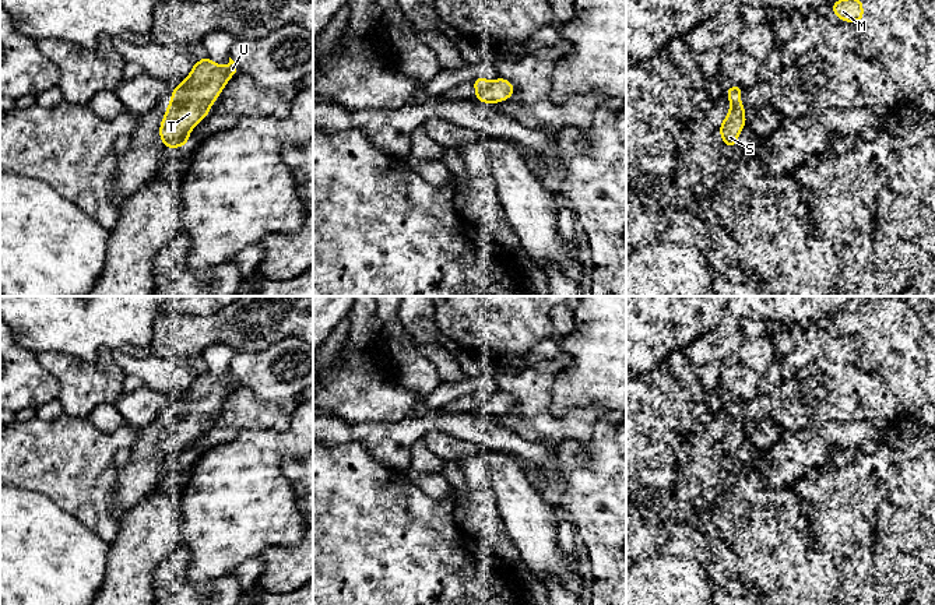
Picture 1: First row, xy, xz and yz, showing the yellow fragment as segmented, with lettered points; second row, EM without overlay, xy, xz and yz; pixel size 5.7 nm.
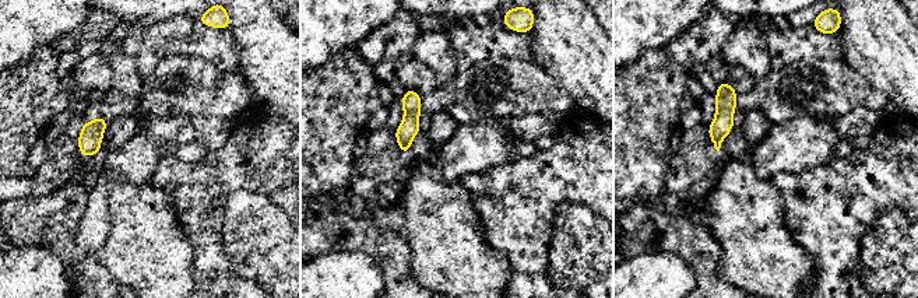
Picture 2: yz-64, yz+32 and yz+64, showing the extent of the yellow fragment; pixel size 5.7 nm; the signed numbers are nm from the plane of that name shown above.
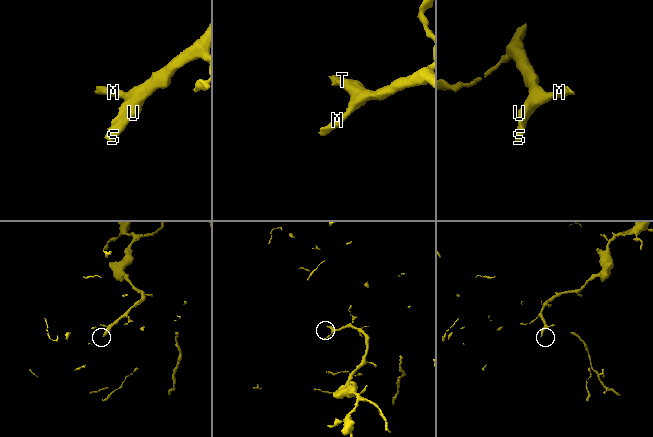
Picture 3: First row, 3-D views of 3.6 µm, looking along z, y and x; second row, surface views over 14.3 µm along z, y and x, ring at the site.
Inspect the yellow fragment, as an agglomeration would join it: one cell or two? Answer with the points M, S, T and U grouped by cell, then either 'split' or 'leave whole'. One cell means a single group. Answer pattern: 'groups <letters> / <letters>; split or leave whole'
groups M S T U; leave whole

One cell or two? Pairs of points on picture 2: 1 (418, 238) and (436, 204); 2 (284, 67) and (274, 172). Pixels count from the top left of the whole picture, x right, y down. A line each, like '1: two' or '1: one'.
1: one
2: two

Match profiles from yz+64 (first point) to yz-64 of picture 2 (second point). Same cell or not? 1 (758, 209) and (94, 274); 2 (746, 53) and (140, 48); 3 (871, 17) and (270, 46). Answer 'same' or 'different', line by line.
1: different
2: different
3: same

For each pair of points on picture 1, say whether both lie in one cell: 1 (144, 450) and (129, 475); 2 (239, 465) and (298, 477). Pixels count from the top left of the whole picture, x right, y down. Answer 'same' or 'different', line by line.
1: same
2: different

